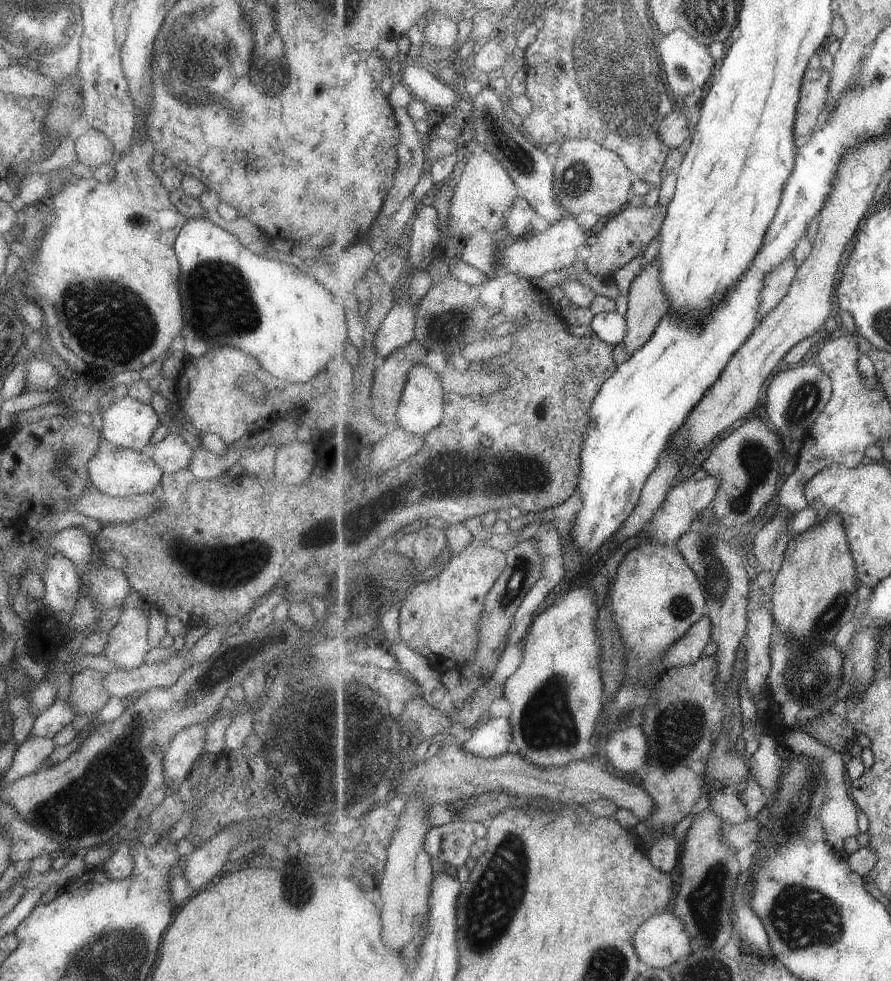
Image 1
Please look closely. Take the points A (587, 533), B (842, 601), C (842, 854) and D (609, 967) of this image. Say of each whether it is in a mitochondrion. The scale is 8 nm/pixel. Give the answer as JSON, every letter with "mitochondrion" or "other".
{"A":"other","B":"mitochondrion","C":"other","D":"mitochondrion"}

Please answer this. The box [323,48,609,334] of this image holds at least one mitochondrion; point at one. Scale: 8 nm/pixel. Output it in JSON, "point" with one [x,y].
{"point":[513,153]}

